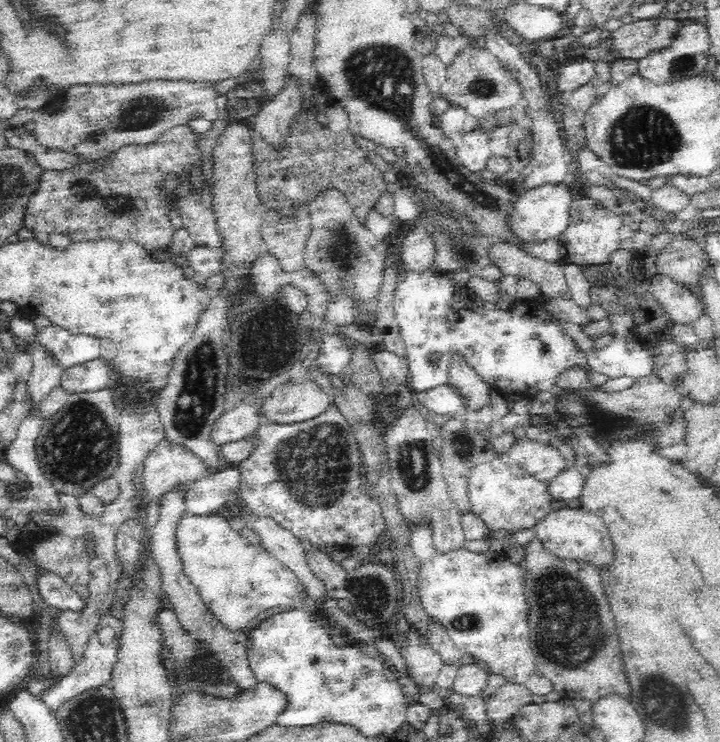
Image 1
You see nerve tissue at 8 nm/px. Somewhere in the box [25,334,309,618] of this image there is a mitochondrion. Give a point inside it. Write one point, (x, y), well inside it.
(78, 451)

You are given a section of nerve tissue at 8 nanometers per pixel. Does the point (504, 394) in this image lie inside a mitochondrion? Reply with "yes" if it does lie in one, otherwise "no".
no

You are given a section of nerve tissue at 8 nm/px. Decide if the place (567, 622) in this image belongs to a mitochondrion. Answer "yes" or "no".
yes

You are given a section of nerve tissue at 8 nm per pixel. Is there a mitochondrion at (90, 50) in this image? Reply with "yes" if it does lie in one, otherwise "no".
no

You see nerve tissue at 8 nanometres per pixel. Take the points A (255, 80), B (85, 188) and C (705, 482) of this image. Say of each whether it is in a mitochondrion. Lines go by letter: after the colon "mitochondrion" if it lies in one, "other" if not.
A: other
B: mitochondrion
C: other

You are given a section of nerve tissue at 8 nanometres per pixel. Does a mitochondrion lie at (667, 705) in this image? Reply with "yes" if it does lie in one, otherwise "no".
yes

